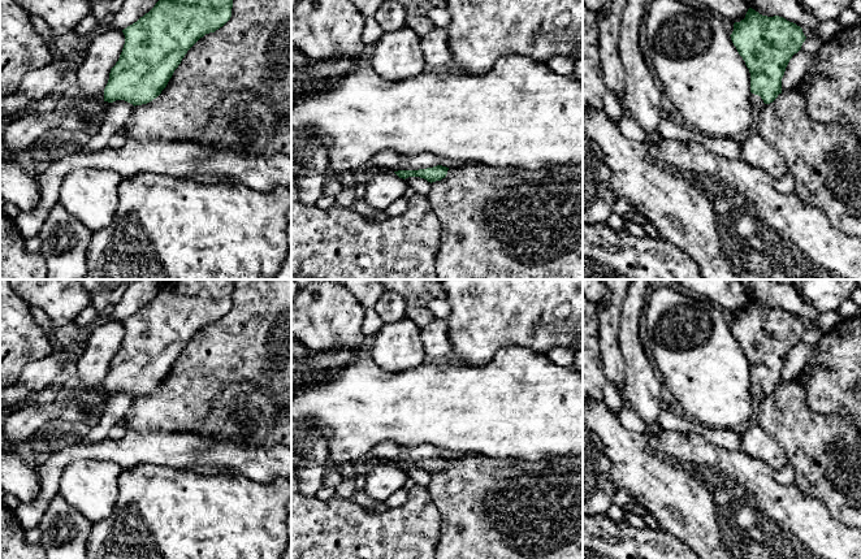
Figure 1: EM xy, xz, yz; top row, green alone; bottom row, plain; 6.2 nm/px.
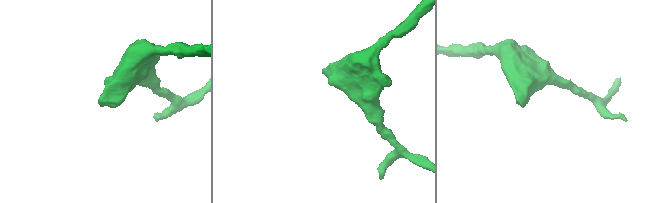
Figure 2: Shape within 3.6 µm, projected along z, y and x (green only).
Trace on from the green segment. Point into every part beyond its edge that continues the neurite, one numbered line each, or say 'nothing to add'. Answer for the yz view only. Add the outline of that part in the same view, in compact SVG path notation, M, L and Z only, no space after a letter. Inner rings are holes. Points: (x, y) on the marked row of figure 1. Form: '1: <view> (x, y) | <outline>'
1: yz (756, 100) | M750 94L750 104L753 105L753 108L762 108L765 105L761 96L754 95L754 94Z

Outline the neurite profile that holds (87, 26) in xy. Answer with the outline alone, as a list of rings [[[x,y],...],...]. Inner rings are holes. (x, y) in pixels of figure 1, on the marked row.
[[[90,13],[82,18],[78,25],[74,27],[74,31],[81,38],[91,38],[101,29],[99,21]]]

